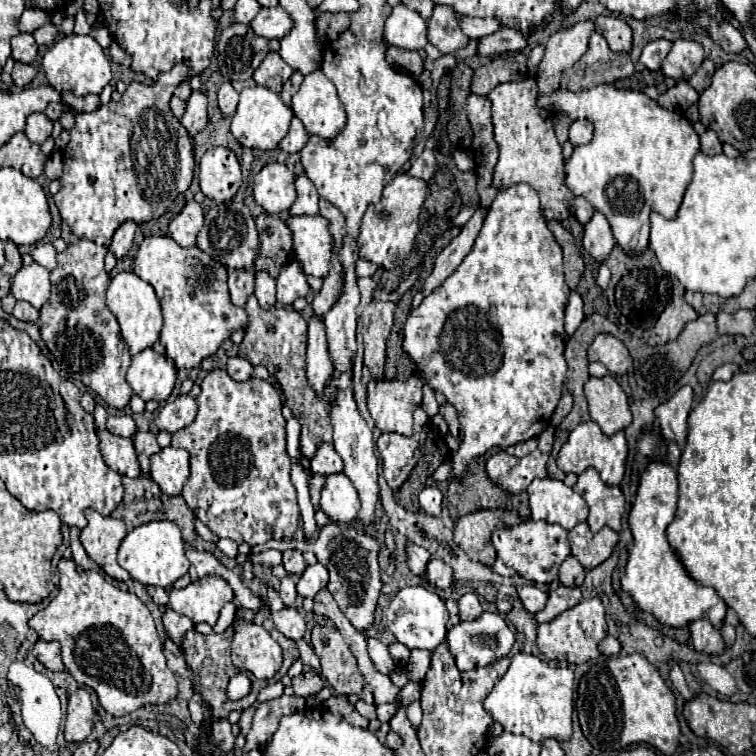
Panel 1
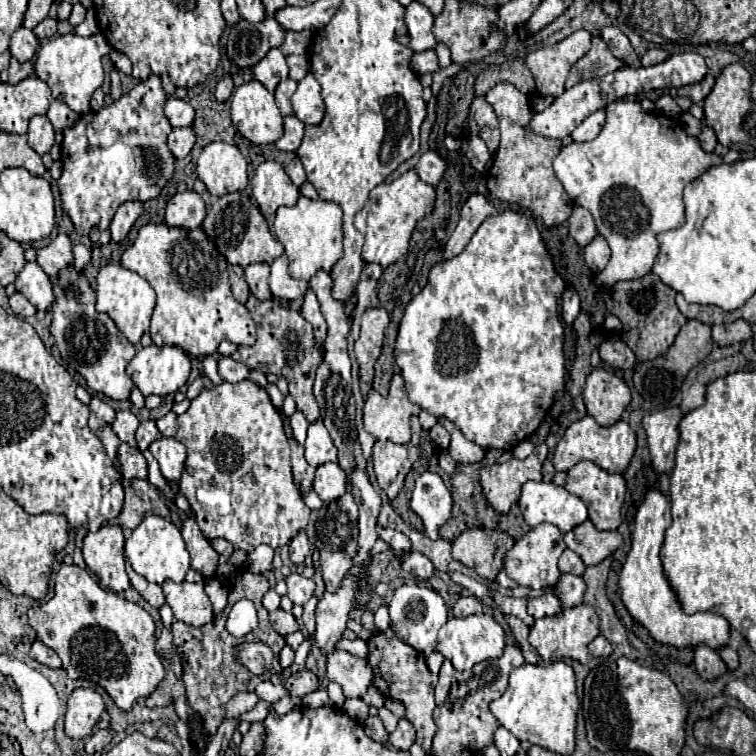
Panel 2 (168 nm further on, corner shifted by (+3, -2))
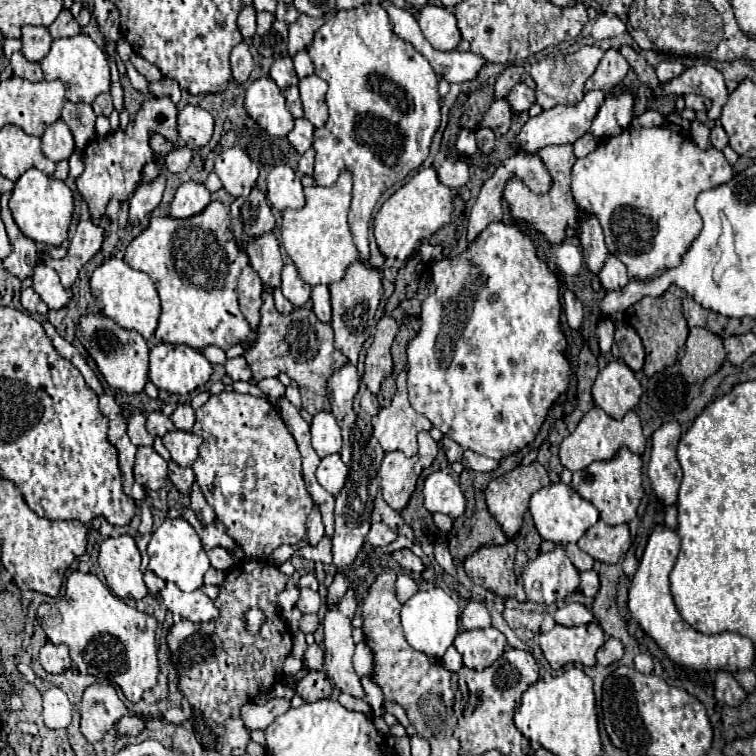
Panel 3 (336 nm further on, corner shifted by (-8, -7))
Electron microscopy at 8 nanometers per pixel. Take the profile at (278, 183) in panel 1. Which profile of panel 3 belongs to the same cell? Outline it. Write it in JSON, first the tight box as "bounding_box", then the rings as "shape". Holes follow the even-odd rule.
{"bounding_box":[267,165,305,211],"shape":[[[277,165],[267,175],[267,199],[279,211],[303,207],[305,203],[303,185],[301,185],[301,179],[295,177],[289,165]]]}

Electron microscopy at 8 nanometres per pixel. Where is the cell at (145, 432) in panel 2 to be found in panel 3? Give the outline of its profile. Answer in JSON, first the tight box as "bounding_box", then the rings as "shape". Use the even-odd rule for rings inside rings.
{"bounding_box":[147,411,175,437],"shape":[[[153,411],[153,413],[149,413],[147,415],[147,431],[153,435],[153,437],[163,437],[165,433],[169,433],[169,431],[173,431],[175,429],[175,425],[173,425],[173,421],[165,415],[165,413],[161,413],[161,411]]]}

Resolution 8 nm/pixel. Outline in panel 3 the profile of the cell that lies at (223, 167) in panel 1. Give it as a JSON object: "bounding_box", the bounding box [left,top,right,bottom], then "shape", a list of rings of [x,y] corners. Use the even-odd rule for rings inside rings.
{"bounding_box":[215,147,259,197],"shape":[[[233,147],[223,151],[217,157],[215,173],[219,175],[219,179],[223,181],[223,187],[233,197],[241,197],[241,195],[247,195],[255,185],[259,169],[243,149]]]}

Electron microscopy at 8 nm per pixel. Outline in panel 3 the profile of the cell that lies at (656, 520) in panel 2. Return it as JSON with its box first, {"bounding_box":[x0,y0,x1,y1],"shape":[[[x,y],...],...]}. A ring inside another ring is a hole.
{"bounding_box":[629,527,755,671],"shape":[[[655,527],[651,533],[645,553],[639,561],[639,569],[631,581],[629,589],[629,611],[637,625],[667,653],[671,661],[681,667],[695,671],[741,671],[751,669],[755,661],[755,645],[751,639],[739,633],[719,633],[719,635],[703,635],[695,631],[689,623],[679,615],[671,591],[669,591],[669,573],[675,567],[675,559],[679,555],[679,535],[675,529]]]}

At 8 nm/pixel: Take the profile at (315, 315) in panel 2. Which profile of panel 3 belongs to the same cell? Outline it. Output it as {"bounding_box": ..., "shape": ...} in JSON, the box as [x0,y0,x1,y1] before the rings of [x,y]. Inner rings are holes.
{"bounding_box":[311,285,331,323],"shape":[[[315,285],[311,289],[311,301],[313,311],[319,321],[329,323],[331,321],[331,299],[329,299],[329,287],[327,285]]]}

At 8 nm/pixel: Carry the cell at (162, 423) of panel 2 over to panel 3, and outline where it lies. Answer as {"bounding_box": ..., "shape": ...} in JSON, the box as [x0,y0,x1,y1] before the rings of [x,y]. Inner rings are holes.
{"bounding_box":[171,403,195,431],"shape":[[[179,403],[177,409],[171,413],[171,421],[175,423],[177,429],[183,429],[183,431],[189,431],[195,423],[195,411],[189,403]]]}

